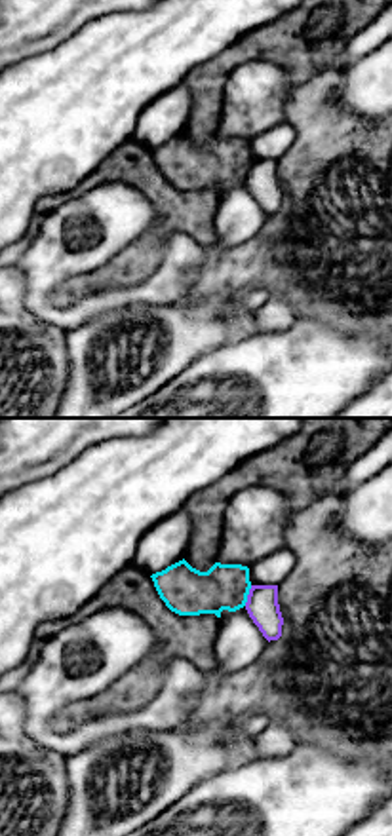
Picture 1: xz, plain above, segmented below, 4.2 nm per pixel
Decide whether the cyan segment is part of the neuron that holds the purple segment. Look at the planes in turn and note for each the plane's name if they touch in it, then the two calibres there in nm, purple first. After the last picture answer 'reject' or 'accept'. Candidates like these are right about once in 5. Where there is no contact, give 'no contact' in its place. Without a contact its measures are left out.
meets purple in xz; 140 nm thick on the purple side, 200 nm on the other

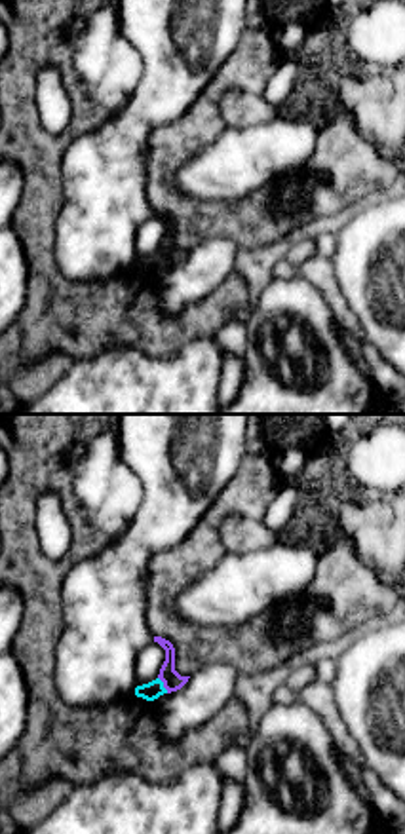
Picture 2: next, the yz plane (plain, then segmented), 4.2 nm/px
meets purple in yz; 80 nm thick on the purple side, 80 nm on the other

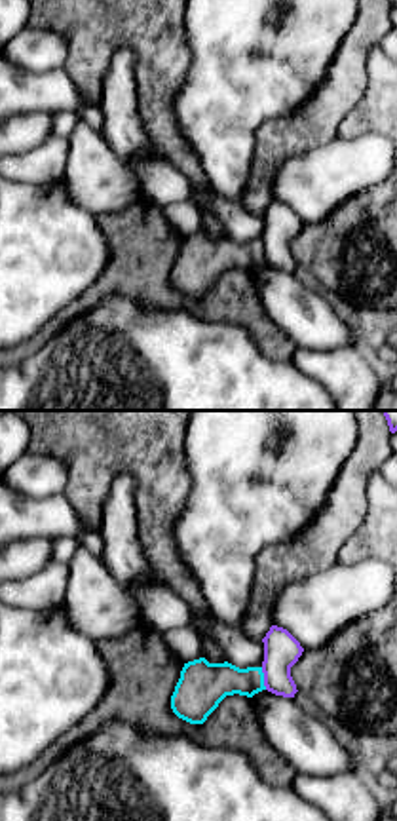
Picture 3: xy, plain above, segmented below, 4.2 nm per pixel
meets purple in xy; 160 nm thick on the purple side, 190 nm on the other

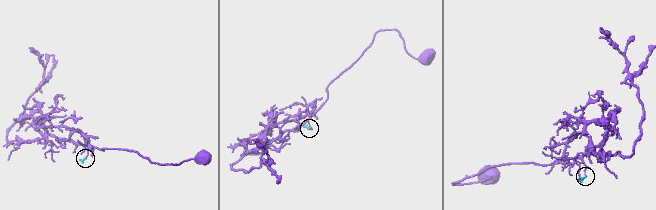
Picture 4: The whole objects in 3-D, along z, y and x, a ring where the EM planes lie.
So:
reject

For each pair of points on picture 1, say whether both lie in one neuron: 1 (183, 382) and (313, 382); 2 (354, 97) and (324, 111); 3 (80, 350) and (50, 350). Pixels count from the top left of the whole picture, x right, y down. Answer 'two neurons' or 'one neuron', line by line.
1: one neuron
2: two neurons
3: two neurons

